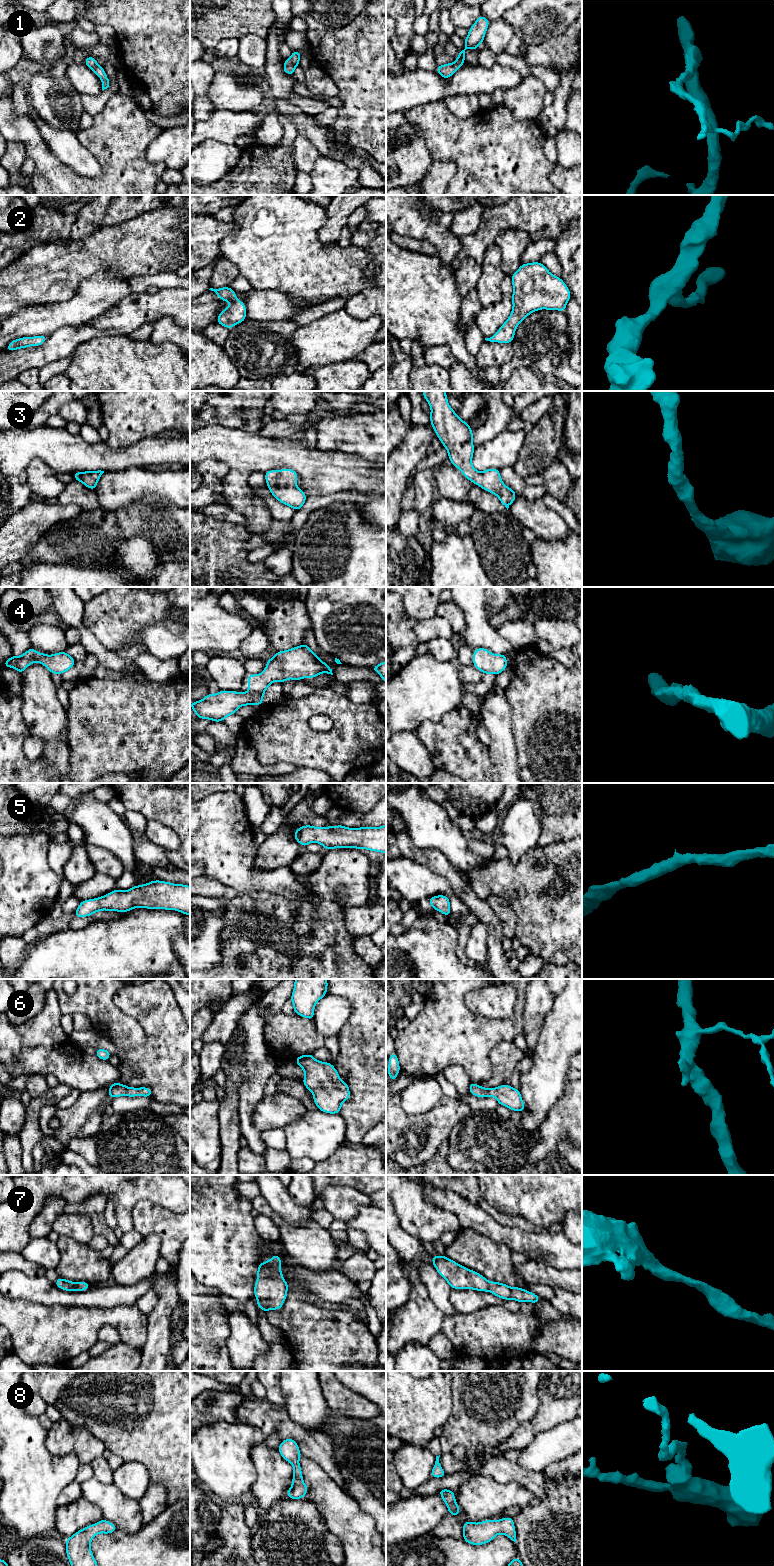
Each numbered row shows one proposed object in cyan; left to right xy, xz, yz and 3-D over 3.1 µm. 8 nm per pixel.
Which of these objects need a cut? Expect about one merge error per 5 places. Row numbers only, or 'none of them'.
none of them

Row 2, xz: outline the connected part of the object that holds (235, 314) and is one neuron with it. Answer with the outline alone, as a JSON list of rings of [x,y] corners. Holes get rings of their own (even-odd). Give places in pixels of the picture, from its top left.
[[[222,287],[209,290],[214,291],[219,299],[227,301],[231,304],[230,307],[223,309],[216,320],[216,322],[228,329],[240,324],[246,317],[245,303],[236,298],[236,292],[231,287]]]

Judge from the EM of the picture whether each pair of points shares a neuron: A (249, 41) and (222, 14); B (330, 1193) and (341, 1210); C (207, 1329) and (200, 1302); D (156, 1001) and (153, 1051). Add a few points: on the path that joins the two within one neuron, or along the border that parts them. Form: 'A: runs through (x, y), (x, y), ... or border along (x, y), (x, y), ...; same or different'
A: border along (265, 37), (246, 33), (238, 39); different
B: runs through (334, 1197), (341, 1206); same
C: runs through (200, 1322), (200, 1309); same
D: runs through (157, 1013), (157, 1039); same

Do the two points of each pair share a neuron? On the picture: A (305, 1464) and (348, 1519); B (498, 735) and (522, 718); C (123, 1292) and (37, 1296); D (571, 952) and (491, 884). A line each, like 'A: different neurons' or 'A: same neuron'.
A: same neuron
B: different neurons
C: same neuron
D: same neuron

